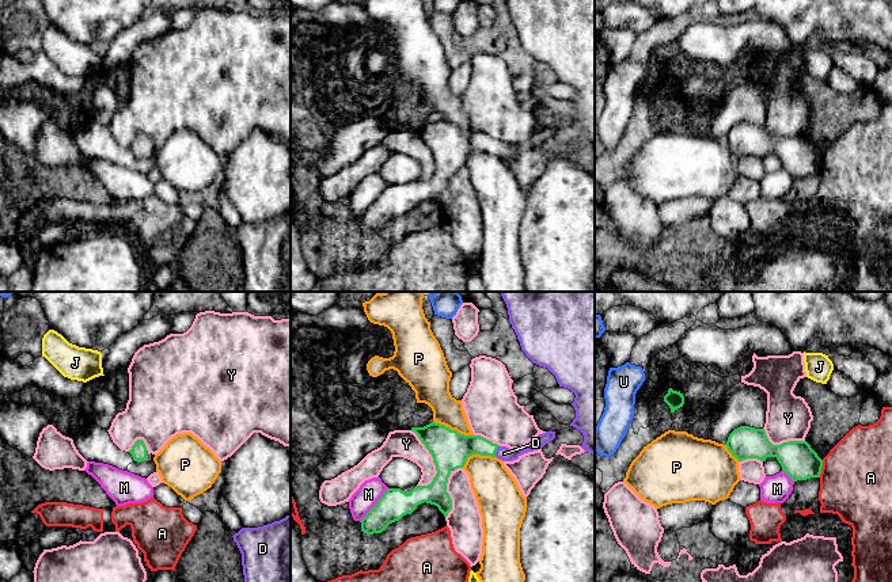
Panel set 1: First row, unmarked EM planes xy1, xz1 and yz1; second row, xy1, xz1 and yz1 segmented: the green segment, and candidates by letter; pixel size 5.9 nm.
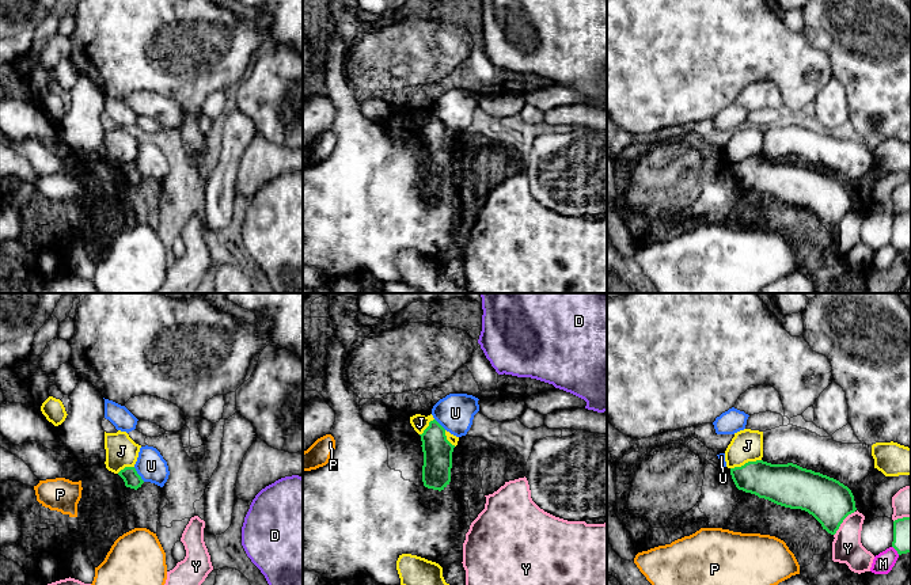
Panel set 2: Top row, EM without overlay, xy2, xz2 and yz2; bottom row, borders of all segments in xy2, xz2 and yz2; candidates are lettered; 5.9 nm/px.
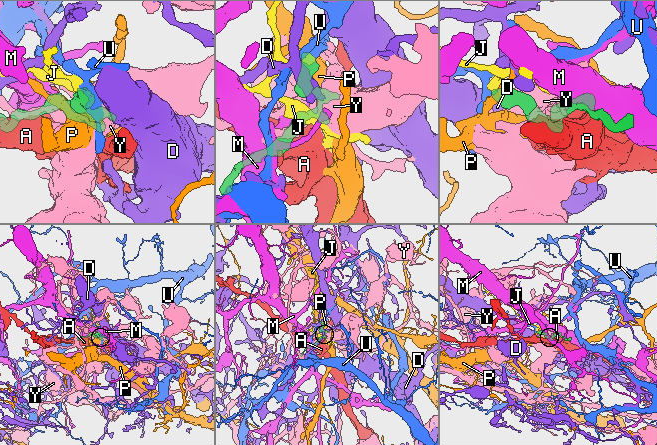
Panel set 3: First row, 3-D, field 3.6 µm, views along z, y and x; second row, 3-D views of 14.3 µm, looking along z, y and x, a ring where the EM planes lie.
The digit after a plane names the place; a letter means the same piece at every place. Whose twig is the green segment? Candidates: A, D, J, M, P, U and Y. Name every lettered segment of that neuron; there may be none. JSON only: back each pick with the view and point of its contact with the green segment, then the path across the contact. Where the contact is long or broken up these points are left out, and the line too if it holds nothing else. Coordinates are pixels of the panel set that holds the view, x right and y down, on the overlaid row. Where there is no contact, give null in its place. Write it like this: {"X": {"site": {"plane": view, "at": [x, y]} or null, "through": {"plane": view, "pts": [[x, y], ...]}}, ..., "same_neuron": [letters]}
{"D": {"site": {"plane": "xz1", "at": [496, 451]}, "through": {"plane": "xz1", "pts": [[454, 449], [489, 448], [496, 451], [504, 453]]}}, "same_neuron": ["D"]}

